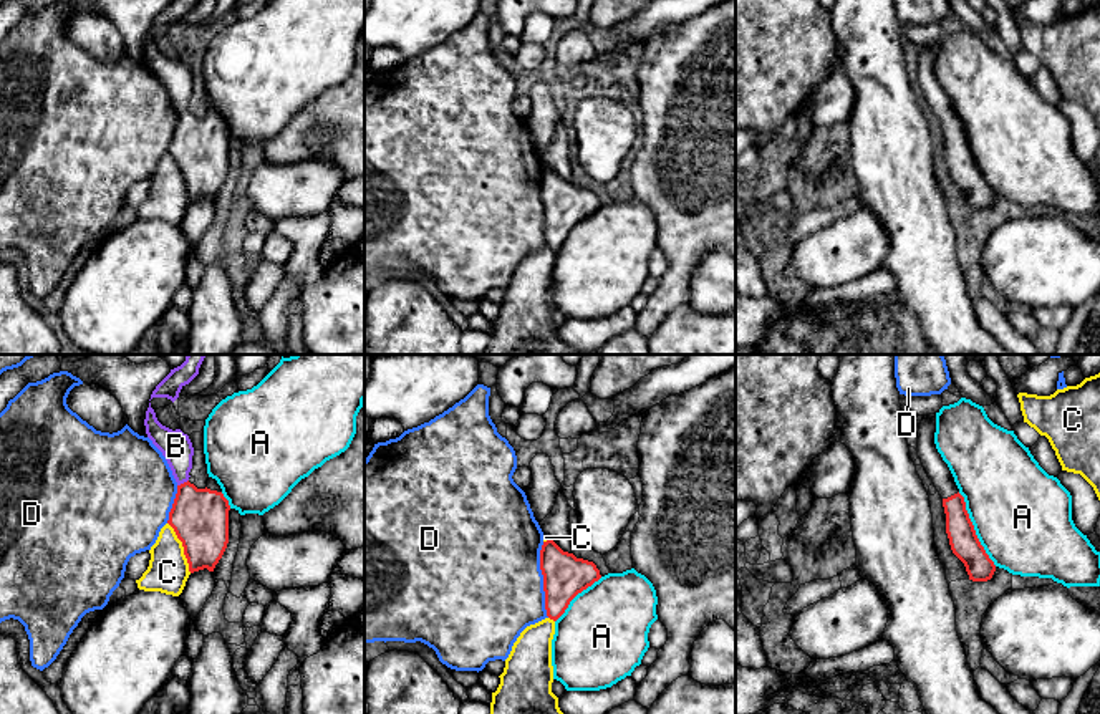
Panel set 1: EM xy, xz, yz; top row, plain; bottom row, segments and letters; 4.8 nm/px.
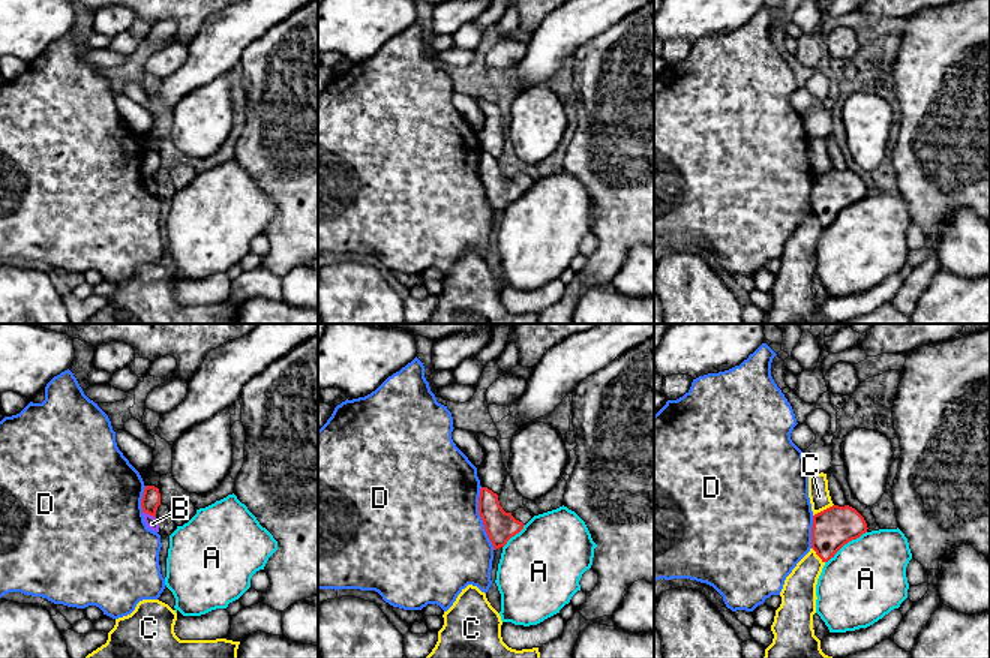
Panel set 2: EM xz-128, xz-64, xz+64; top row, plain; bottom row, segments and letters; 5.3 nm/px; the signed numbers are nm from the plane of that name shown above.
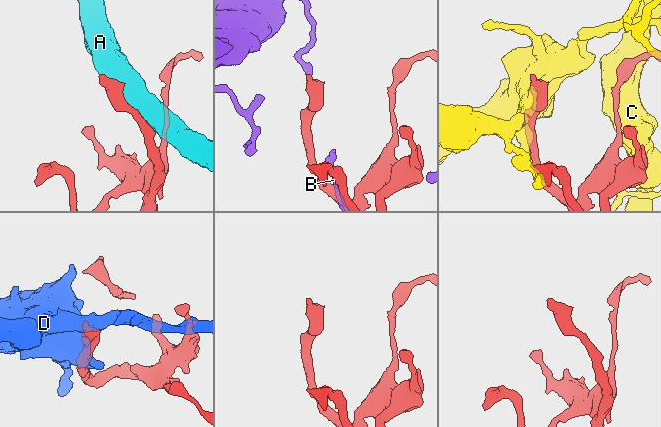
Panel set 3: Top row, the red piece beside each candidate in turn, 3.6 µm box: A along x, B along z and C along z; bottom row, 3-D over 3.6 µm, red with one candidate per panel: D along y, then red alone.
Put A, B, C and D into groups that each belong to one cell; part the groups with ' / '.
A / B / C / D

